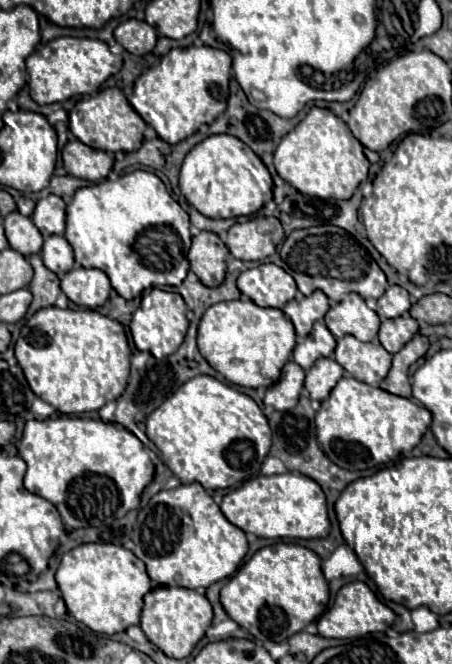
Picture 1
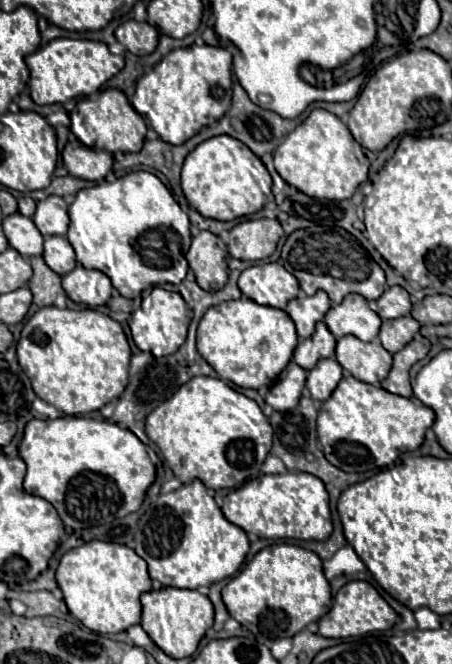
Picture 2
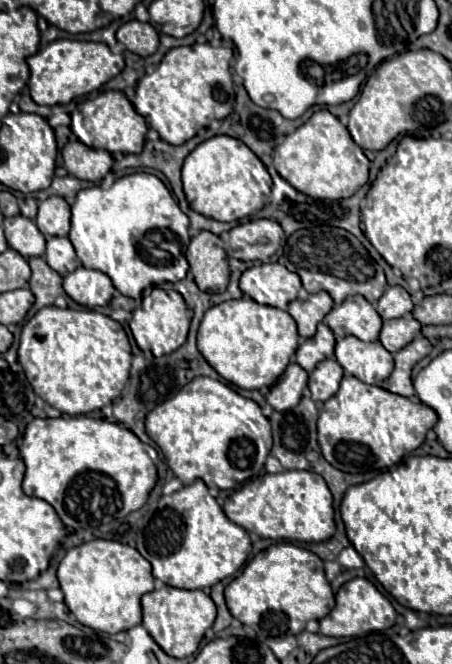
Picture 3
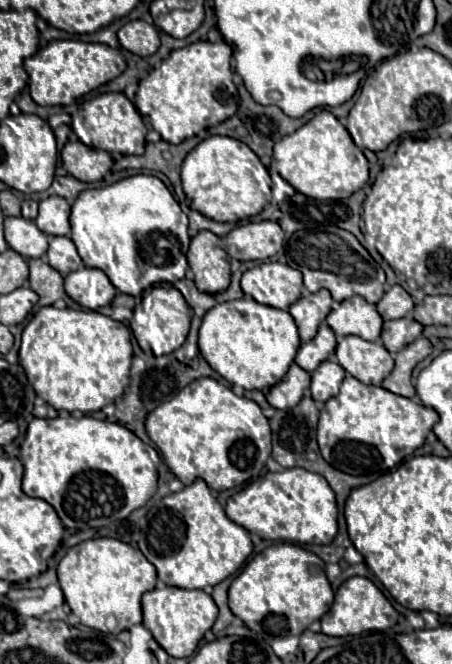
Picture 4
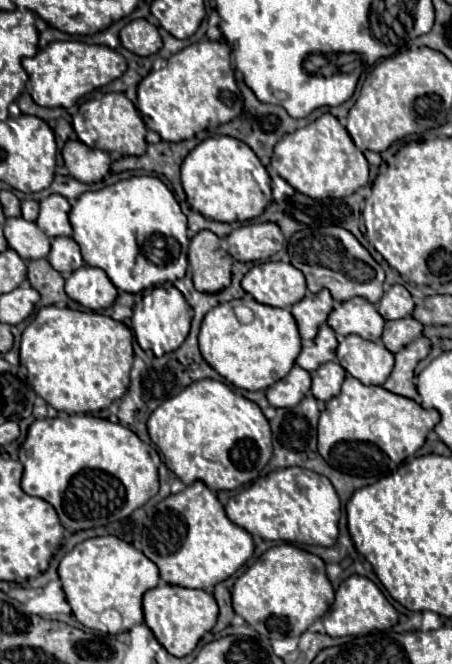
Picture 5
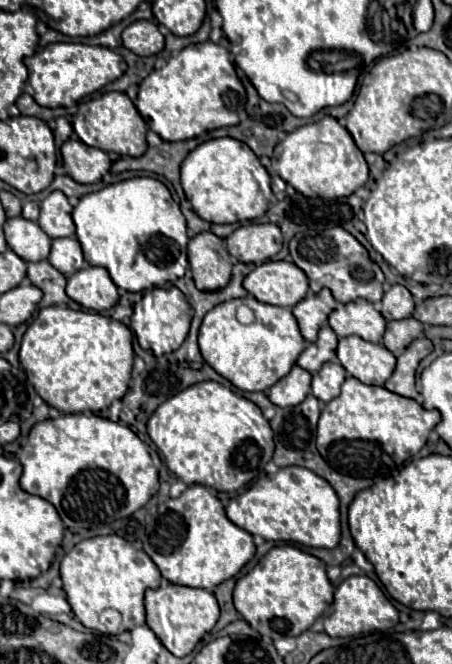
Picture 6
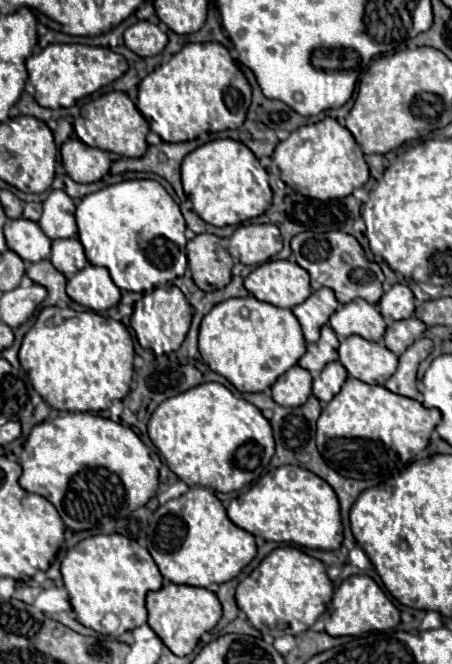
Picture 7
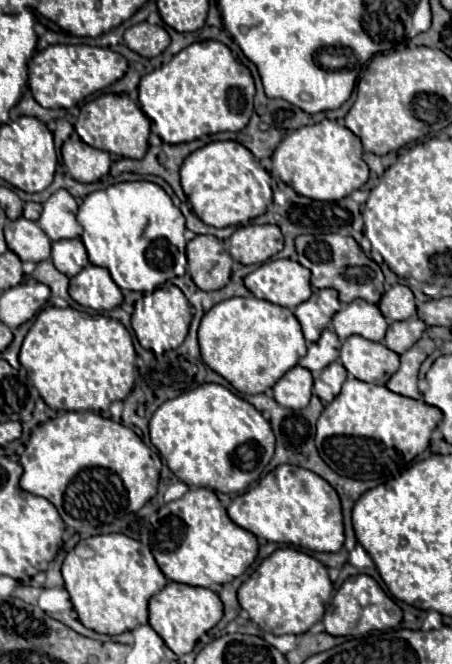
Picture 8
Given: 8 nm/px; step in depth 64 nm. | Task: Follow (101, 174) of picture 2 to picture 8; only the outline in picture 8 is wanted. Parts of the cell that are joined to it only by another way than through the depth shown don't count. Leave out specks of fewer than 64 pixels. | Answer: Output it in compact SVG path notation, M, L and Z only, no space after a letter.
M72 136L62 146L62 160L66 172L78 182L100 180L110 170L110 154L88 146L78 136Z

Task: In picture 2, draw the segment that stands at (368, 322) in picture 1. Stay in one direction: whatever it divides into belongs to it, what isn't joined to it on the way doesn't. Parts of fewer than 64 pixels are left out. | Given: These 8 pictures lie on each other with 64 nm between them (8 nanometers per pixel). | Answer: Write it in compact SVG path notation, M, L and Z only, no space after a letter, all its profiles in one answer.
M348 294L340 304L332 306L324 322L336 338L352 334L362 342L372 342L380 330L380 316L370 310L366 298L360 294Z

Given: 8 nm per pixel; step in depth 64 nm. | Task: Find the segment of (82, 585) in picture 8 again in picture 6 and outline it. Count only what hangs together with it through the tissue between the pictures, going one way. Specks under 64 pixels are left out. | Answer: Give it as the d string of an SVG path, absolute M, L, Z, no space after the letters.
M94 536L78 542L62 560L60 576L64 582L64 592L68 604L72 606L74 616L92 630L100 632L98 616L106 608L114 608L122 614L122 630L132 630L144 622L144 592L148 588L158 588L160 570L158 566L142 552L136 550L124 538Z

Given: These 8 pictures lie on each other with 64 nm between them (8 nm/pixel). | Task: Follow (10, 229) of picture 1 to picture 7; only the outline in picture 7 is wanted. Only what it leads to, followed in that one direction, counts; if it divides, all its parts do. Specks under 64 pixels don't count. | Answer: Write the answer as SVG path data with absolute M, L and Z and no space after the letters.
M26 218L8 220L4 226L4 236L8 248L14 250L24 262L40 262L50 256L52 240L32 220Z

